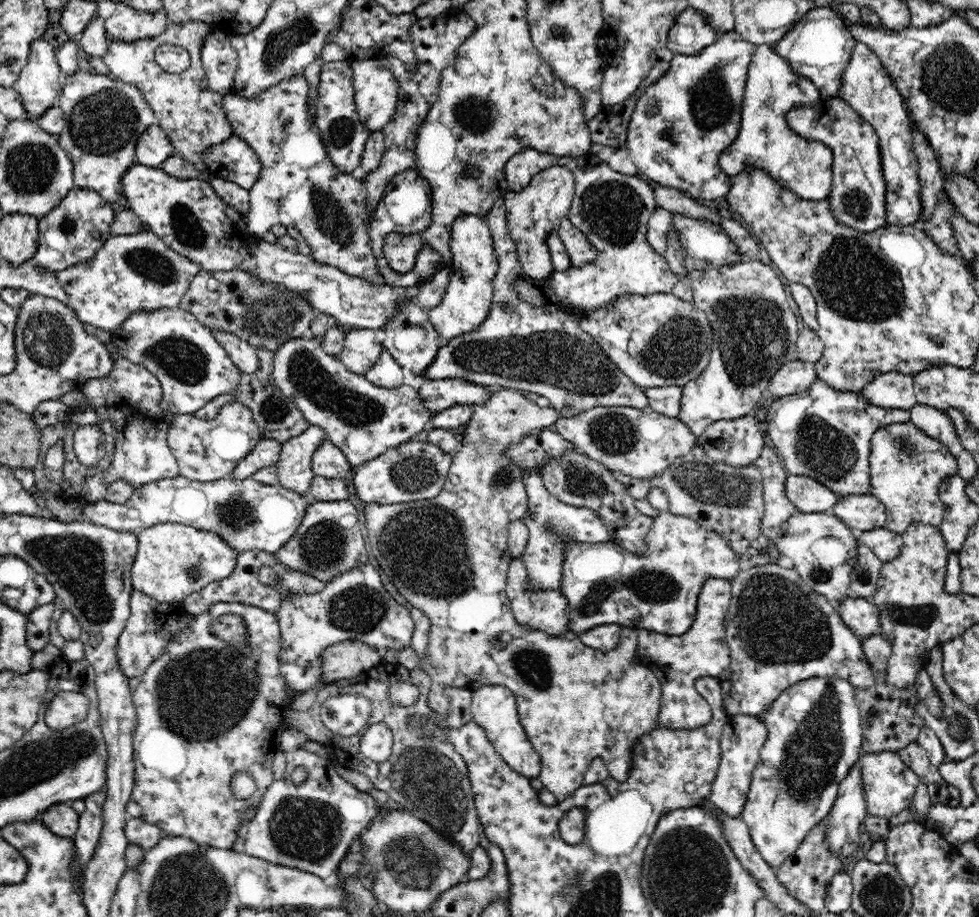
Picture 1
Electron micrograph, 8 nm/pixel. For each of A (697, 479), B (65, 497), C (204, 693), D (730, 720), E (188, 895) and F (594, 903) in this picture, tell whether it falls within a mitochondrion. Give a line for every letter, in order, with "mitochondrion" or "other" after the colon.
A: mitochondrion
B: other
C: mitochondrion
D: other
E: mitochondrion
F: mitochondrion

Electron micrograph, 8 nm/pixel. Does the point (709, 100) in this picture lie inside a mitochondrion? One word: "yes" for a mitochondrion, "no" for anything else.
yes

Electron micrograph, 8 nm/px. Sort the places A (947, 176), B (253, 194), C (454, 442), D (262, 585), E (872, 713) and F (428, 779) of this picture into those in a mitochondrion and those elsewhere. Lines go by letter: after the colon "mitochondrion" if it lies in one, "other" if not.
A: other
B: other
C: other
D: other
E: other
F: mitochondrion

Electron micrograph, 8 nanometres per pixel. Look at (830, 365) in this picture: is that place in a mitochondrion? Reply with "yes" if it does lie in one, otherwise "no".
no

